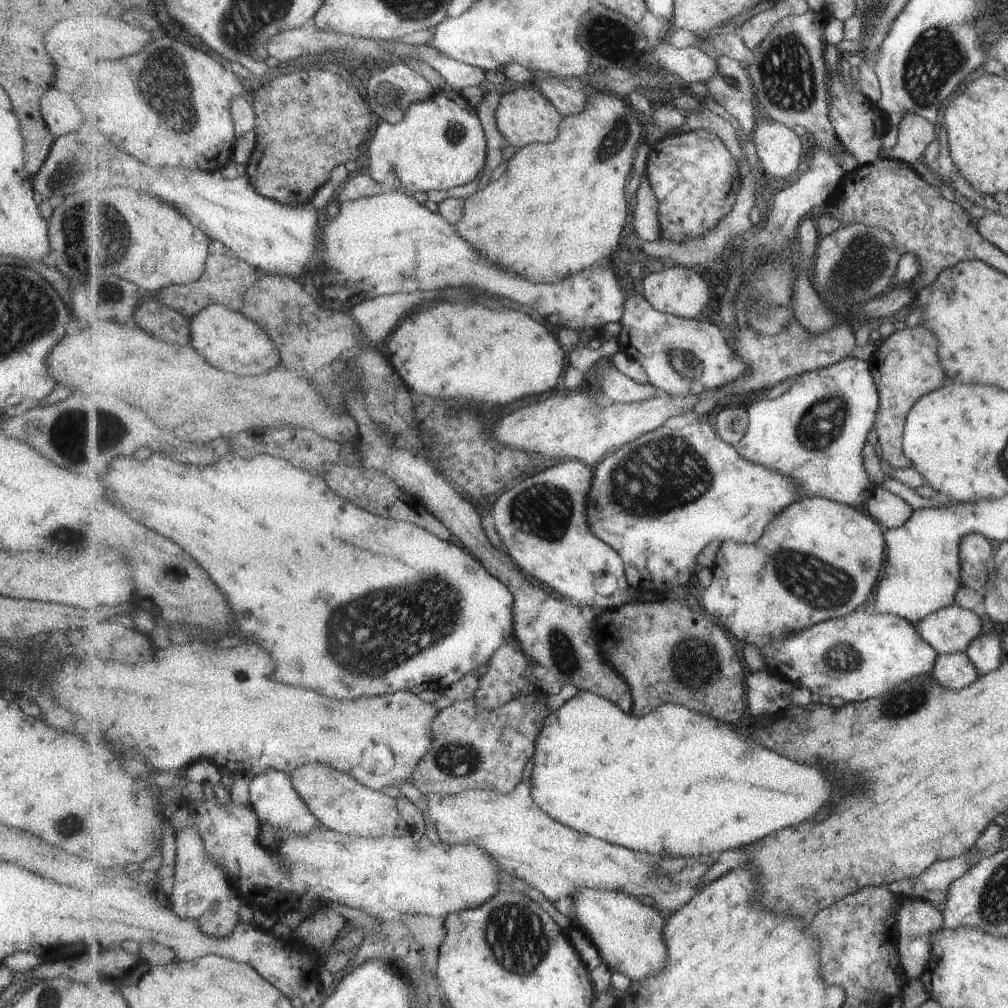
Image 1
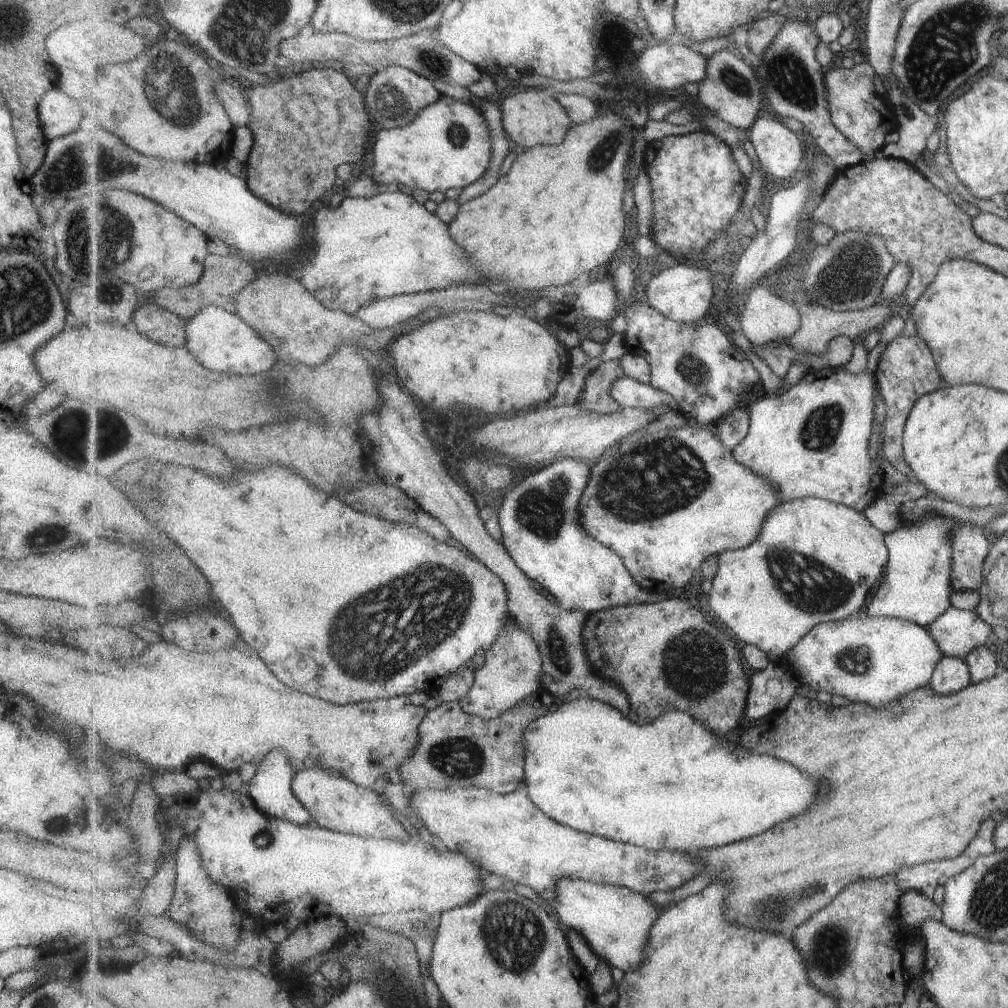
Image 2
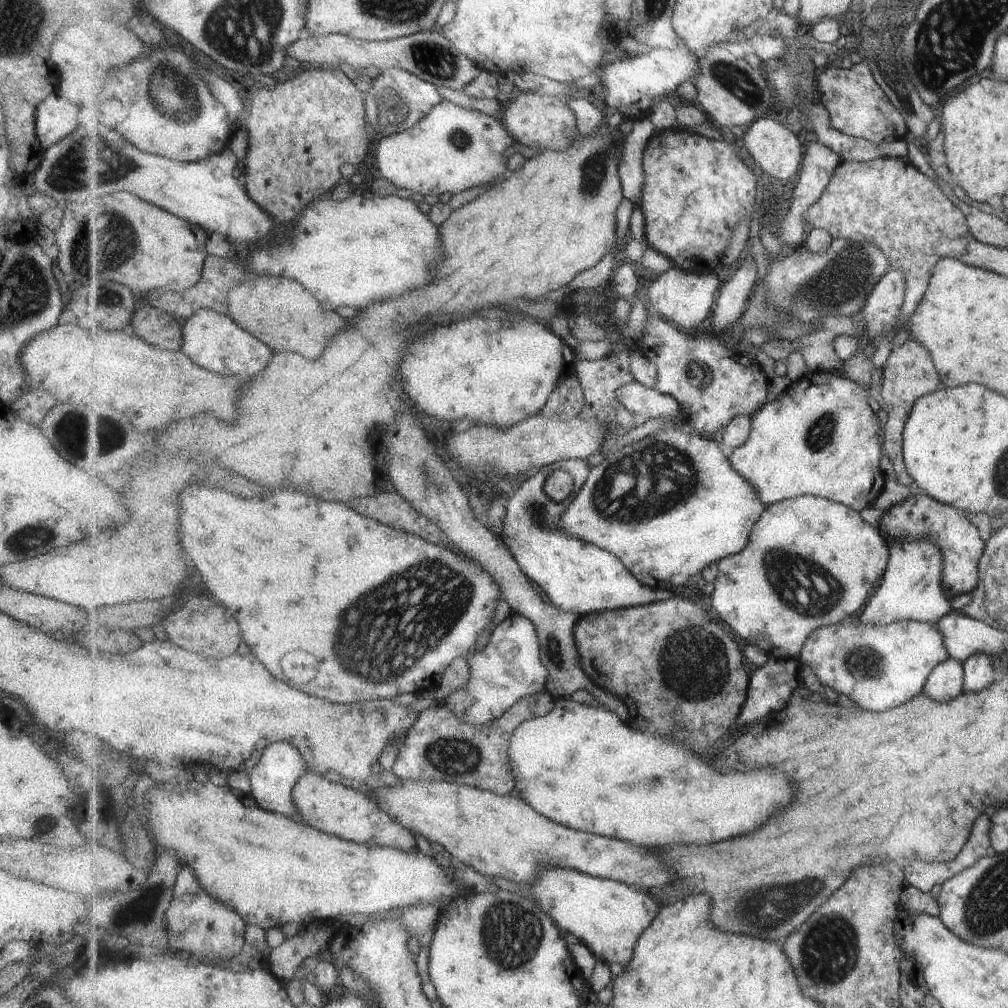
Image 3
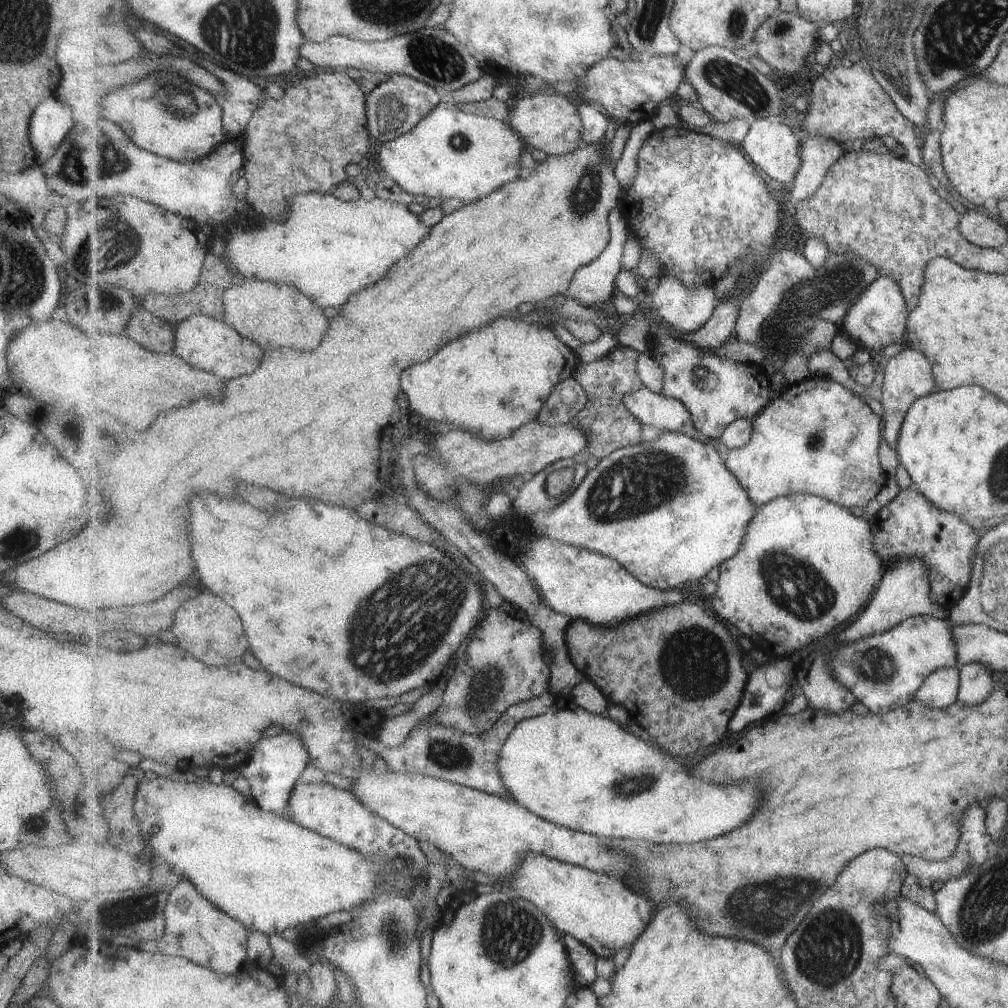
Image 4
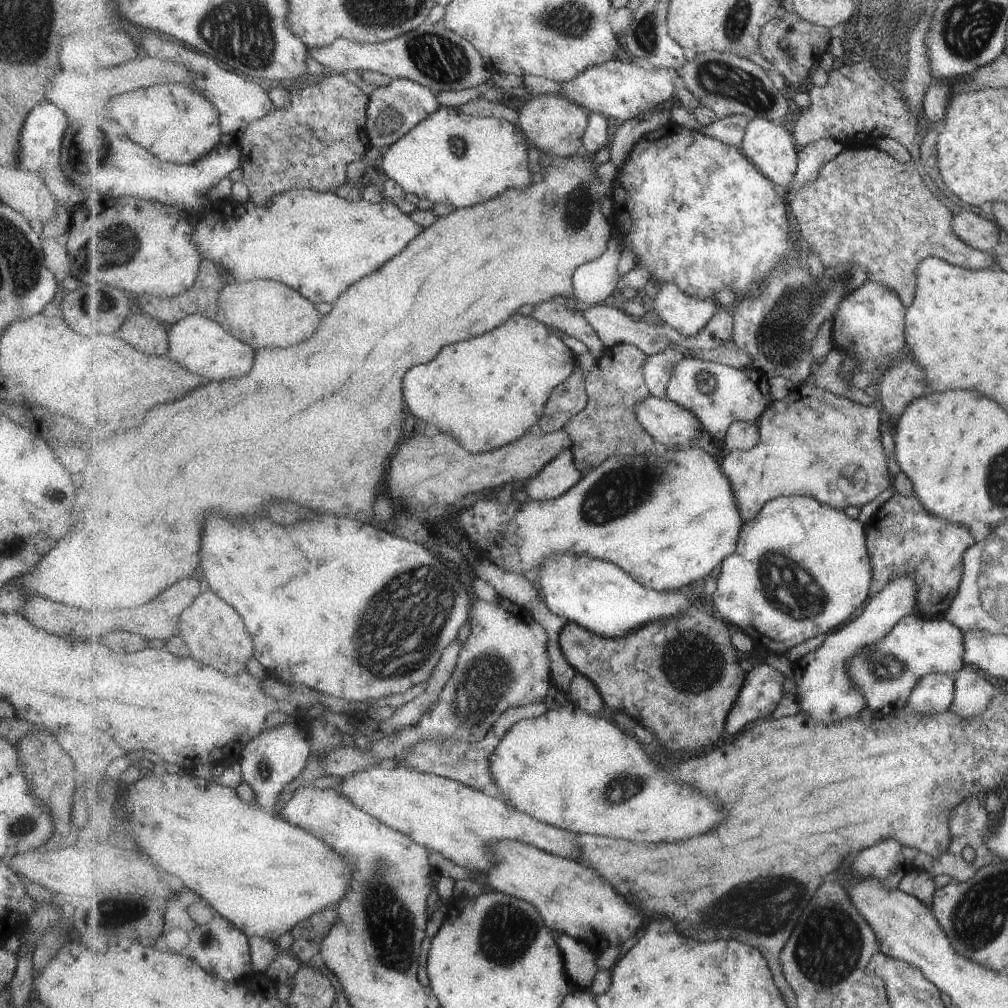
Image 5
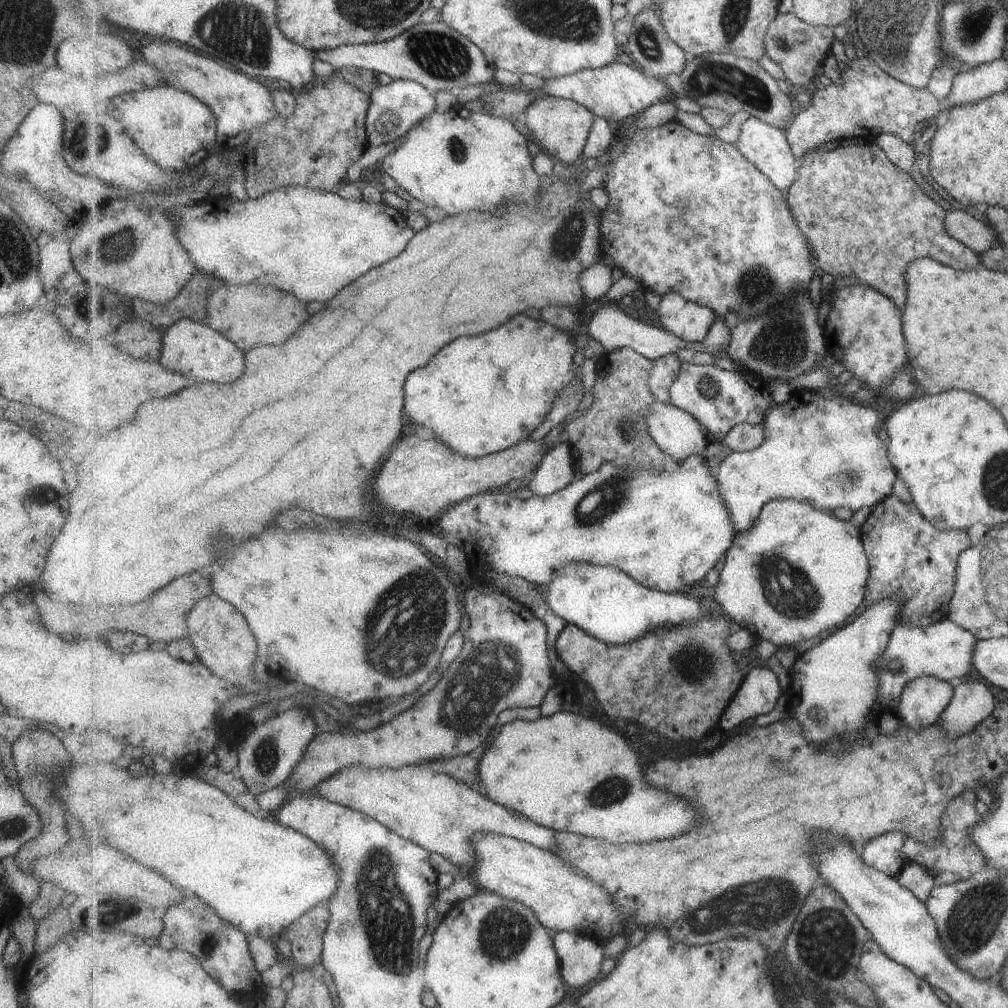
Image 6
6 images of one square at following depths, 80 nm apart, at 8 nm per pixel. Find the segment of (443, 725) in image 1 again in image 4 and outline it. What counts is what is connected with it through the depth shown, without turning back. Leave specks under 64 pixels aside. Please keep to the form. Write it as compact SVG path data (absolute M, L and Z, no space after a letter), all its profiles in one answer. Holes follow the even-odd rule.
M545 693L530 701L513 705L506 710L493 728L481 736L473 736L459 729L444 727L443 725L431 725L427 719L417 725L407 740L397 748L392 749L385 746L376 737L371 741L366 741L366 746L373 753L378 753L387 762L389 769L393 771L452 780L454 783L466 787L505 797L508 796L509 790L507 790L502 774L498 769L498 760L503 745L521 721L549 712L555 703L556 696Z

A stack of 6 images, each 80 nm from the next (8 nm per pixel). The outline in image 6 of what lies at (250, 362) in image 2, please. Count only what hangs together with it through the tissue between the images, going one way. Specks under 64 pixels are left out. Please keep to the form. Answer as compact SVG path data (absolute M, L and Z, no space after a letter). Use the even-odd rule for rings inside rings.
M183 318L164 329L162 341L162 355L159 362L191 380L231 384L245 370L245 354L233 344L231 339L207 324L206 320Z

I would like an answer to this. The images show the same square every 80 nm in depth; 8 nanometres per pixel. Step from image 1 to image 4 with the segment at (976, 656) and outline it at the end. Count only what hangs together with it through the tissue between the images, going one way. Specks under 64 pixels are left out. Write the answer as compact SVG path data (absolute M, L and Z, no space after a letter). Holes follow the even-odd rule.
M967 663L957 666L958 687L957 704L971 706L981 704L985 697L995 689L997 677L987 667L979 663Z

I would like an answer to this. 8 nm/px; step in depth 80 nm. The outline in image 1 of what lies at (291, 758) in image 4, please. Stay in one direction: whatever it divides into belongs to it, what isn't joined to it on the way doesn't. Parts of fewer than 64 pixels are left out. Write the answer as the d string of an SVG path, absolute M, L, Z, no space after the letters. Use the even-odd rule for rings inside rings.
M269 767L265 772L255 775L249 783L249 802L258 819L262 822L262 840L265 846L276 849L282 841L285 831L295 831L302 835L309 834L321 827L320 820L311 812L309 805L303 797L295 790L292 778L286 772Z

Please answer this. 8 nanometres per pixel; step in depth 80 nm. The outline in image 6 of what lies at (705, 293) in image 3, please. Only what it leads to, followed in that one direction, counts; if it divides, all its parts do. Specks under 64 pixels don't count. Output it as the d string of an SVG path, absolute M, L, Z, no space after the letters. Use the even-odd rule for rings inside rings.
M676 292L662 297L654 314L663 329L690 343L702 343L719 319L710 308L692 303Z

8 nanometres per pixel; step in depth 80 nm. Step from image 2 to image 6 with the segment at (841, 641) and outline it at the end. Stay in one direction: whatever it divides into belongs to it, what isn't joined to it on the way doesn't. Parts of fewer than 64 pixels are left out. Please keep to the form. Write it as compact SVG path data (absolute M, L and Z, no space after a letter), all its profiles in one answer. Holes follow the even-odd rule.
M949 619L939 622L915 626L910 622L897 624L890 634L885 651L879 655L874 664L874 669L879 675L878 701L882 711L892 711L898 703L899 695L903 692L905 684L919 677L935 677L948 683L955 683L972 671L971 655L976 639L953 624Z

